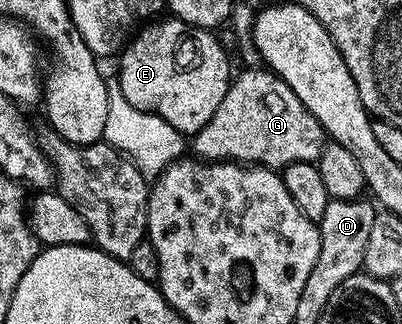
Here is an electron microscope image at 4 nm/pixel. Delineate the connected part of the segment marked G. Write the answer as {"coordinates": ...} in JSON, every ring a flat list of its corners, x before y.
{"coordinates":[[248,66,245,72,237,71,231,84,226,90,226,98,214,110,214,118,206,122,204,132,208,136,208,144,204,144,204,136,193,135,190,140,197,157,205,162,230,160,245,166,263,166,273,170,282,170,287,164,294,162,319,161,326,147,326,133,318,118,302,104,298,94,290,90,290,86,277,76,275,72,264,66]]}

